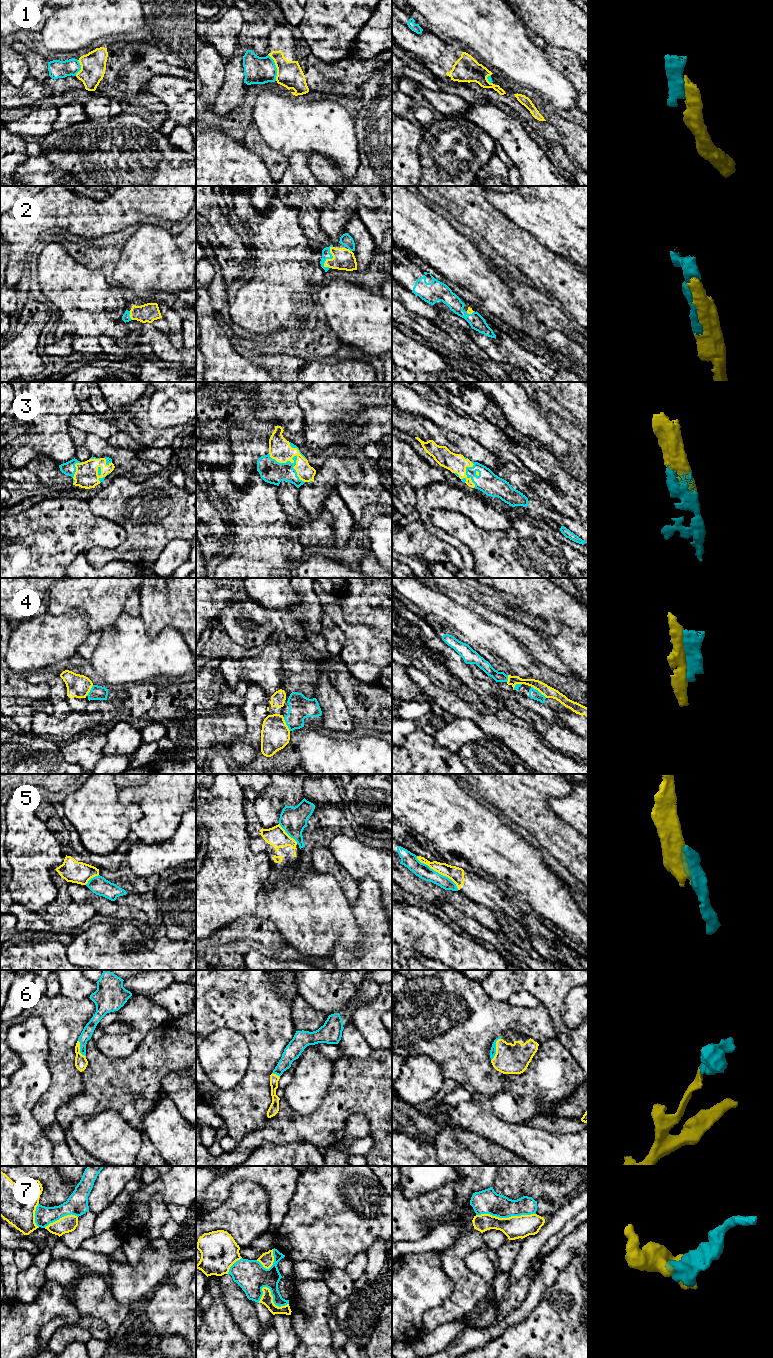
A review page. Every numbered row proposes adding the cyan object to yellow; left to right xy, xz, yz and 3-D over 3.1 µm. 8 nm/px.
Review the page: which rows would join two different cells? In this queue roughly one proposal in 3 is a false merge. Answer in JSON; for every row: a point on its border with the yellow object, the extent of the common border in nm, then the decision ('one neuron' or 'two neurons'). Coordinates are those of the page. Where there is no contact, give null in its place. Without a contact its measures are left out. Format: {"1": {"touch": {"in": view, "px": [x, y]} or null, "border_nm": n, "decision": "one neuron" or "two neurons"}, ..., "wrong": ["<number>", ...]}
{"1": {"touch": {"in": "xz", "px": [276, 67]}, "border_nm": 220, "decision": "two neurons"}, "2": {"touch": {"in": "xz", "px": [332, 258]}, "border_nm": 190, "decision": "one neuron"}, "3": {"touch": {"in": "xz", "px": [291, 462]}, "border_nm": 380, "decision": "one neuron"}, "4": {"touch": {"in": "yz", "px": [539, 691]}, "border_nm": 160, "decision": "two neurons"}, "5": {"touch": {"in": "yz", "px": [438, 872]}, "border_nm": 440, "decision": "two neurons"}, "6": {"touch": {"in": "yz", "px": [496, 1049]}, "border_nm": 200, "decision": "one neuron"}, "7": {"touch": {"in": "yz", "px": [505, 1218]}, "border_nm": 480, "decision": "two neurons"}, "wrong": ["1", "4", "5", "7"]}

